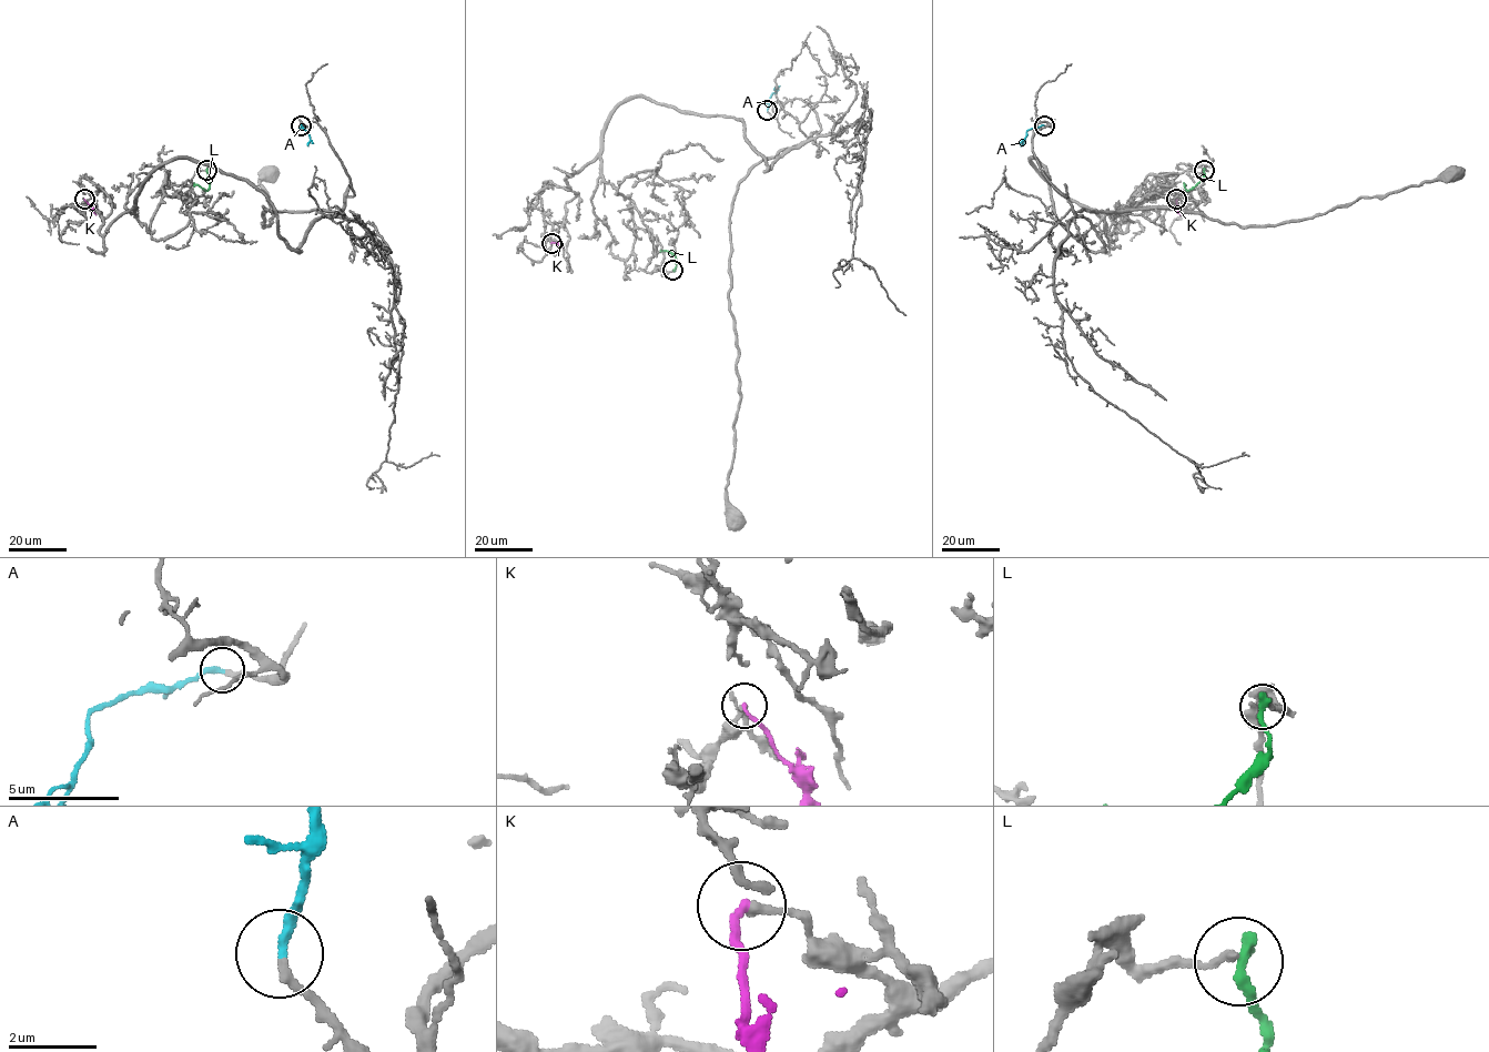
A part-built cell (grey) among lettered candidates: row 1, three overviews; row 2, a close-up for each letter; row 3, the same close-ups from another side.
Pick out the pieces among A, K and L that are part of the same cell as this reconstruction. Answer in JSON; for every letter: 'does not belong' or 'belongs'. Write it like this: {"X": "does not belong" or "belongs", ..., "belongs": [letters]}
{"A": "belongs", "K": "does not belong", "L": "does not belong", "belongs": ["A"]}

